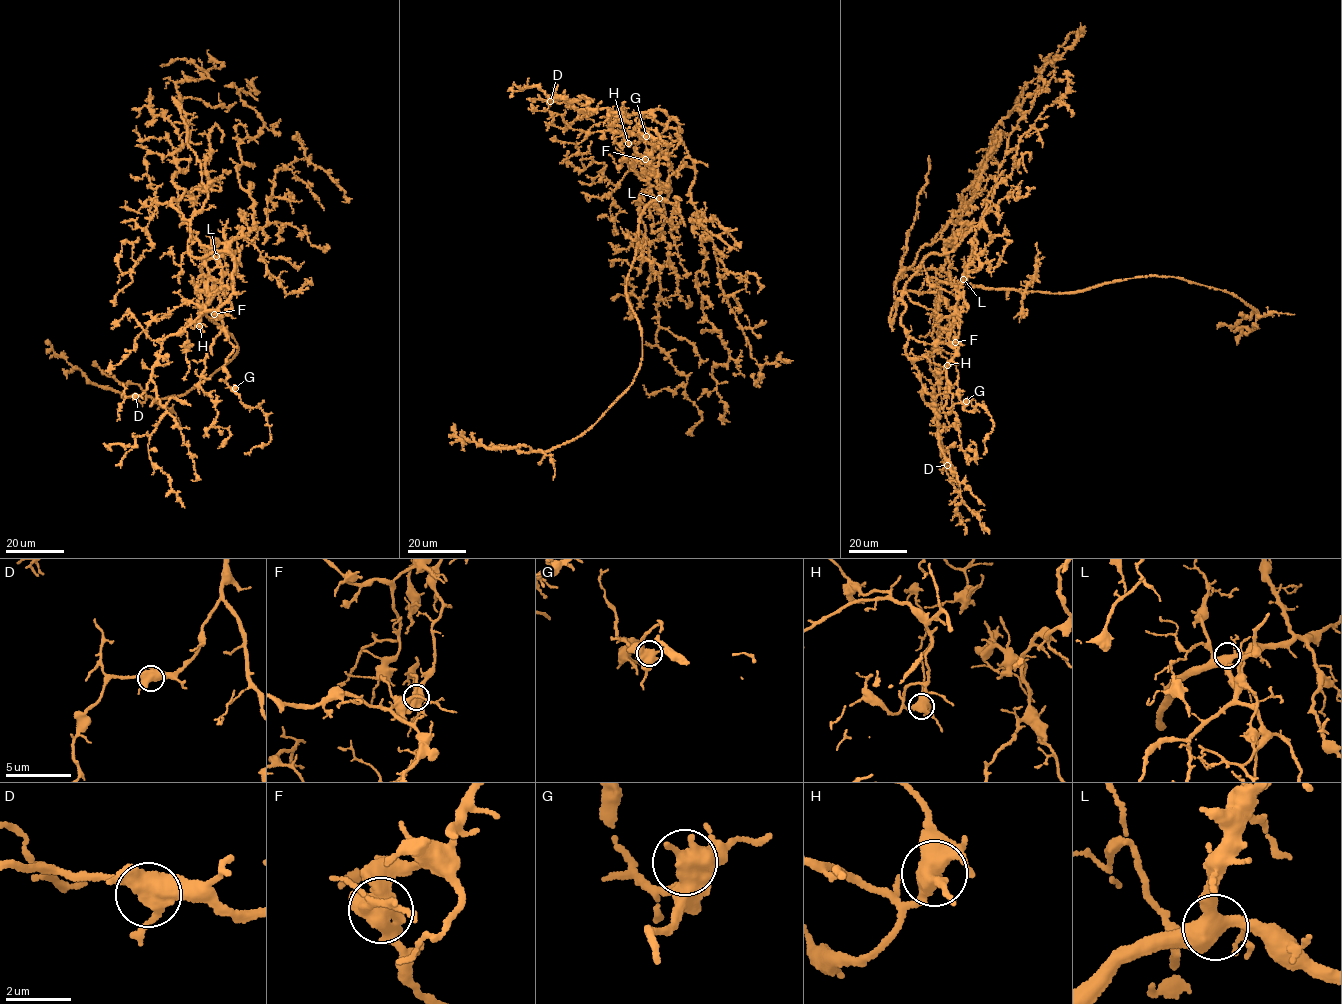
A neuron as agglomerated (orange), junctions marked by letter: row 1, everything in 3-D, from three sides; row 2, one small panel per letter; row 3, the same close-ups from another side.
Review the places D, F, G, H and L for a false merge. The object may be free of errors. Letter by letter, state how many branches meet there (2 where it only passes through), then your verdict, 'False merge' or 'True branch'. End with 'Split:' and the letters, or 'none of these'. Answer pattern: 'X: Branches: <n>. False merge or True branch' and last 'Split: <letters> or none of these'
D: Branches: 4. True branch
F: Branches: 4. False merge
G: Branches: 4. True branch
H: Branches: 4. True branch
L: Branches: 4. True branch
Split: F

